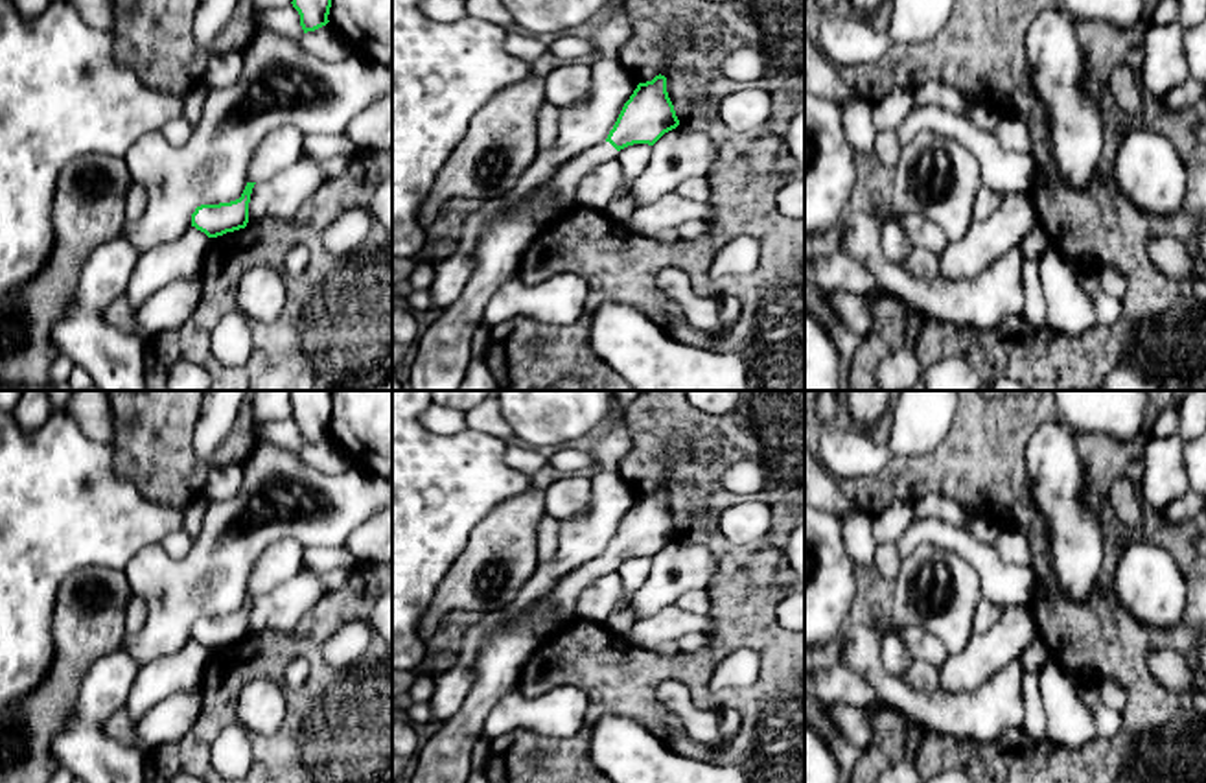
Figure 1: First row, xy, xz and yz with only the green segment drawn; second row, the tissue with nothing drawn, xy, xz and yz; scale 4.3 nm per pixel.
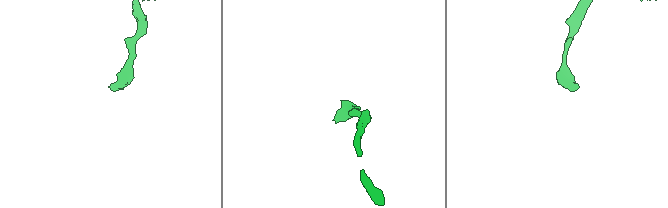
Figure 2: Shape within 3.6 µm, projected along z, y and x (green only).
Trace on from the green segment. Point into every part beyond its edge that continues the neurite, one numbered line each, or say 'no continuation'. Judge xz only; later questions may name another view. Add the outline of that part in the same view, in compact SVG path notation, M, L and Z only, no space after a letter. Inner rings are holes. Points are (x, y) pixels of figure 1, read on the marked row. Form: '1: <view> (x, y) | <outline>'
1: xz (442, 350) | M609 142L582 151L562 164L545 188L528 201L493 214L475 249L475 269L460 297L416 339L407 391L458 391L471 356L471 335L482 324L493 293L523 267L523 254L539 236L534 205L569 208L586 175L617 157Z

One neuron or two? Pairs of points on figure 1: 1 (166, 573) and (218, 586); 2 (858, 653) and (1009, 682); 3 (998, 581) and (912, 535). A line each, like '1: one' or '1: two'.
1: one
2: one
3: one

